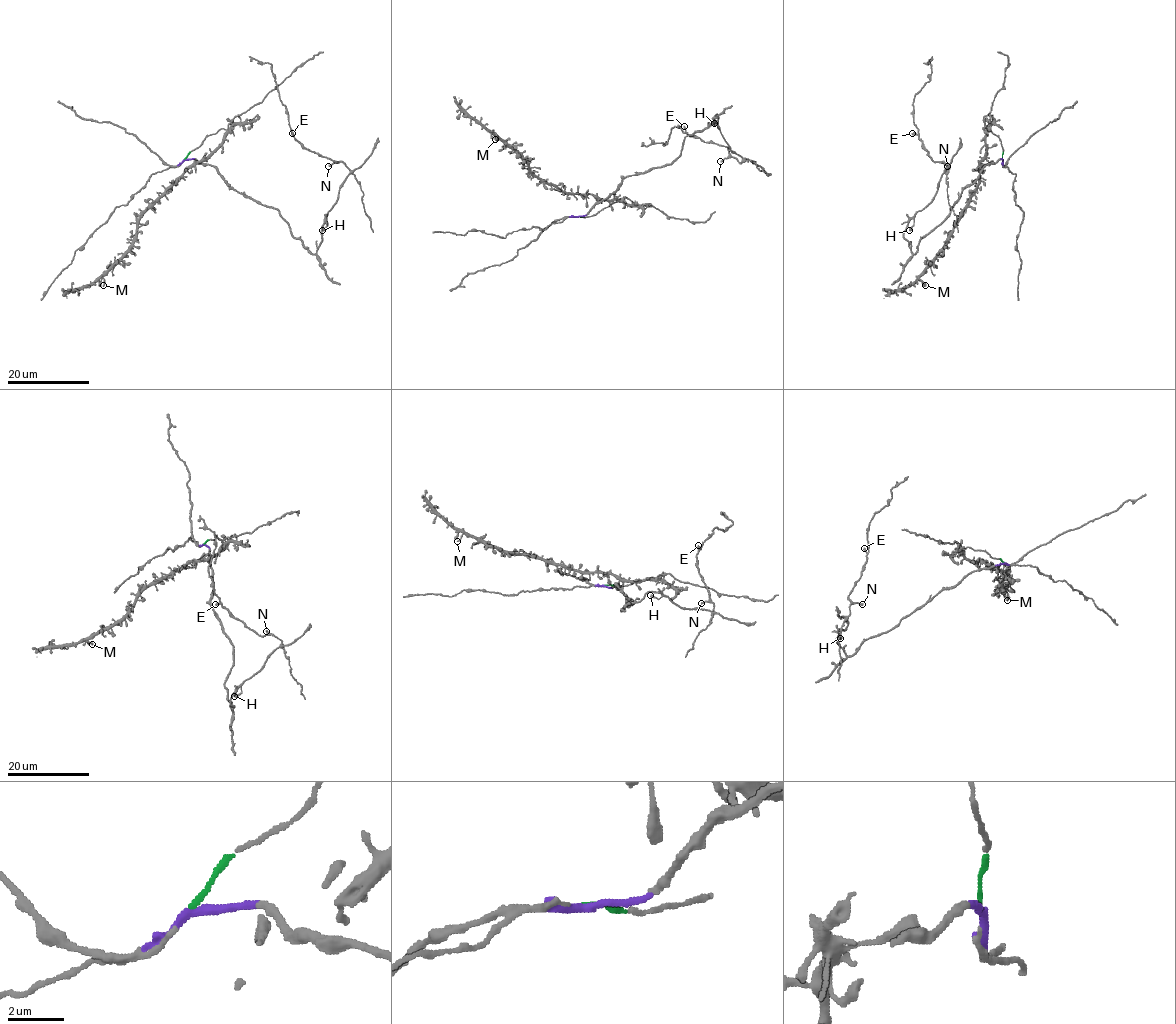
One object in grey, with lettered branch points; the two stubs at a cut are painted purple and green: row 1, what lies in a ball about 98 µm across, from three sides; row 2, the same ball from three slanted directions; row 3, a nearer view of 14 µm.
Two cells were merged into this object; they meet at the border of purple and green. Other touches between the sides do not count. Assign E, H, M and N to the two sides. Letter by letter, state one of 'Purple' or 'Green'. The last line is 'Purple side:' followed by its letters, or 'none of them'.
E: Purple
H: Purple
M: Green
N: Purple
Purple side: E, H, N

